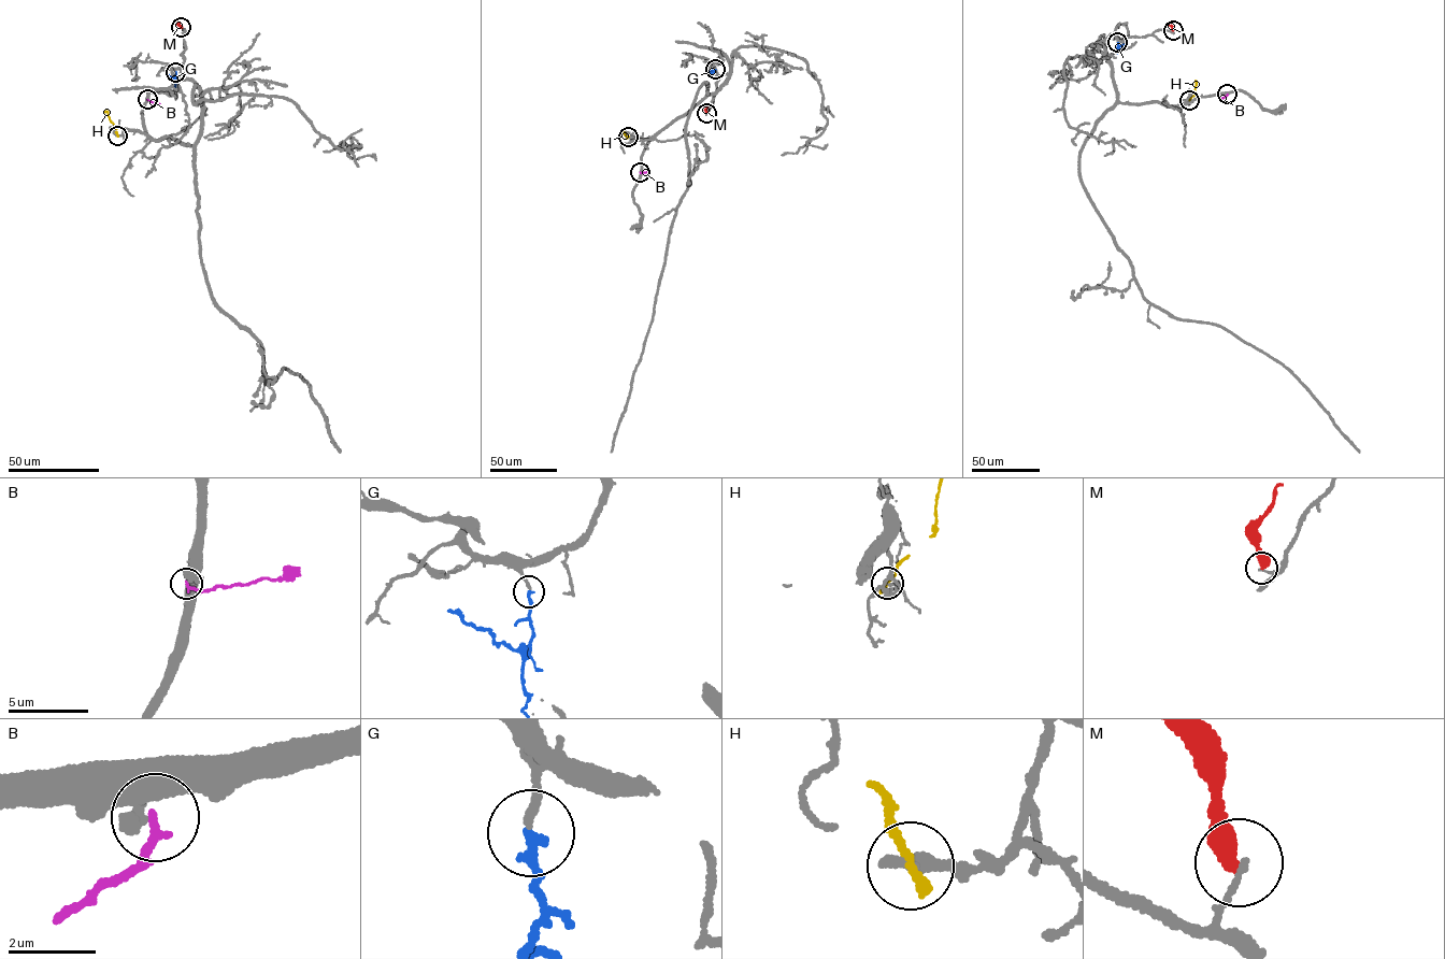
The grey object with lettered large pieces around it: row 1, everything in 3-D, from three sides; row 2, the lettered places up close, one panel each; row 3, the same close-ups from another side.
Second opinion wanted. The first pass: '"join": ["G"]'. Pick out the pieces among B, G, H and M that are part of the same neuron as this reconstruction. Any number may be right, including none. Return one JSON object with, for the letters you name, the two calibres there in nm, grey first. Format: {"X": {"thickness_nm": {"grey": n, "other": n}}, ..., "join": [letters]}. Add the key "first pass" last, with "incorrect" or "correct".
{"G": {"thickness_nm": {"grey": 190, "other": 240}}, "join": ["G"], "first pass": "correct"}

